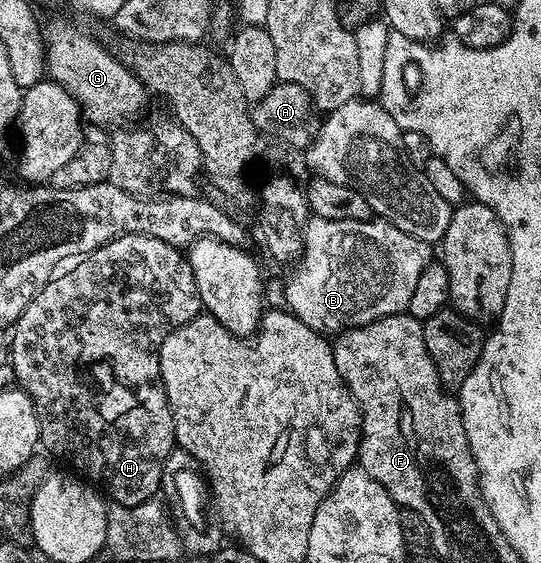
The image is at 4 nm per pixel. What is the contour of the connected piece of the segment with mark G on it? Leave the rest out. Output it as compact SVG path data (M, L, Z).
M54 18L45 23L44 41L49 81L63 86L78 101L83 119L89 125L91 122L94 126L122 128L137 119L134 117L146 106L148 91L131 67L129 70L92 35L85 34L76 23L66 18Z

